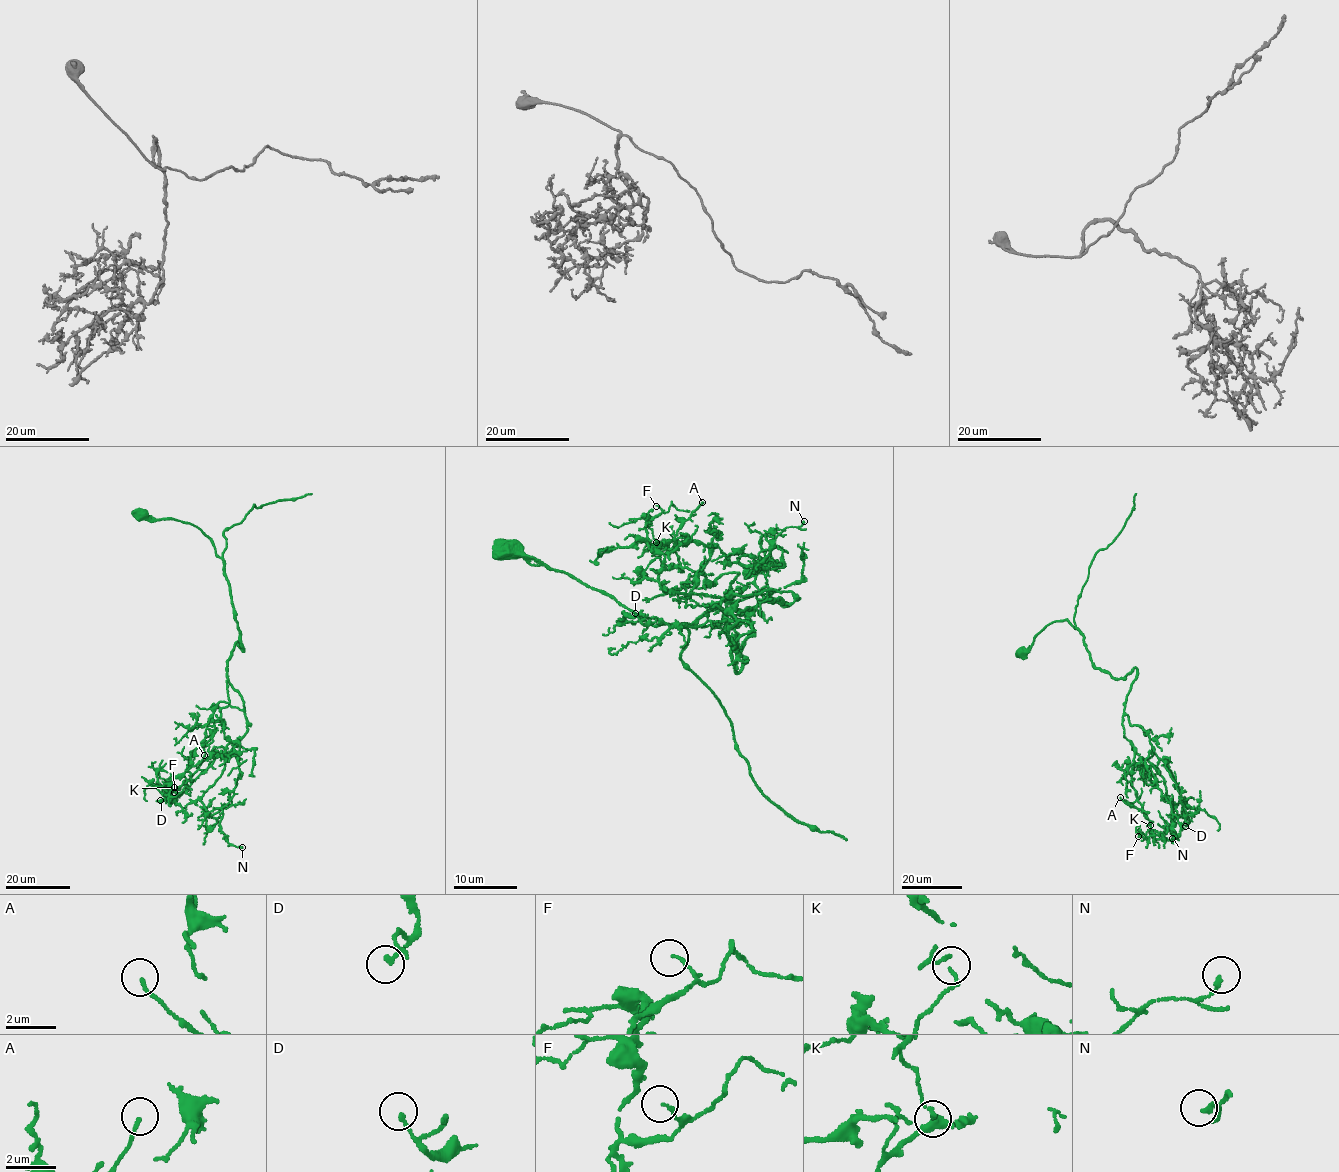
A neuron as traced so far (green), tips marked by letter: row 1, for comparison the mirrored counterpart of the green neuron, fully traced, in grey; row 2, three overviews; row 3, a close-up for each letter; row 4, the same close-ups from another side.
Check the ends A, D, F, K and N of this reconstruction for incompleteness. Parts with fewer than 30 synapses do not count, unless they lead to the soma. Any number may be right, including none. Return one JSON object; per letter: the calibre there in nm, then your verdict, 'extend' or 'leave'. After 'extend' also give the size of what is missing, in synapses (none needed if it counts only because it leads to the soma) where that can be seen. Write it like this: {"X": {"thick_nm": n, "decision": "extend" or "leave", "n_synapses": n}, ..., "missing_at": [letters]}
{"A": {"thick_nm": 150, "decision": "leave"}, "D": {"thick_nm": 170, "decision": "leave"}, "F": {"thick_nm": 110, "decision": "leave"}, "K": {"thick_nm": 140, "decision": "leave"}, "N": {"thick_nm": 170, "decision": "leave"}, "missing_at": []}

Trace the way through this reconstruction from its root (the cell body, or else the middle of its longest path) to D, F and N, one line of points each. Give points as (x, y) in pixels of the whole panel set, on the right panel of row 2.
D: (1022, 652), (1064, 619), (1082, 634), (1093, 666), (1120, 679), (1135, 668), (1124, 714), (1167, 762), (1185, 826)
F: (1022, 652), (1064, 619), (1093, 666), (1135, 668), (1124, 714), (1148, 735), (1174, 814), (1138, 836)
N: (1022, 652), (1064, 619), (1093, 666), (1135, 668), (1124, 714), (1148, 735), (1141, 762), (1177, 818), (1172, 838)

